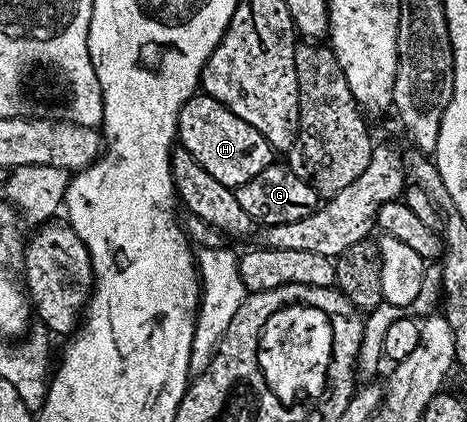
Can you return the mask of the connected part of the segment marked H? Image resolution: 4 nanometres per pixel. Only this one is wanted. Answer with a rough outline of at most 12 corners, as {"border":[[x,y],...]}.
{"border":[[204,92],[177,136],[219,184],[275,162],[258,130]]}

